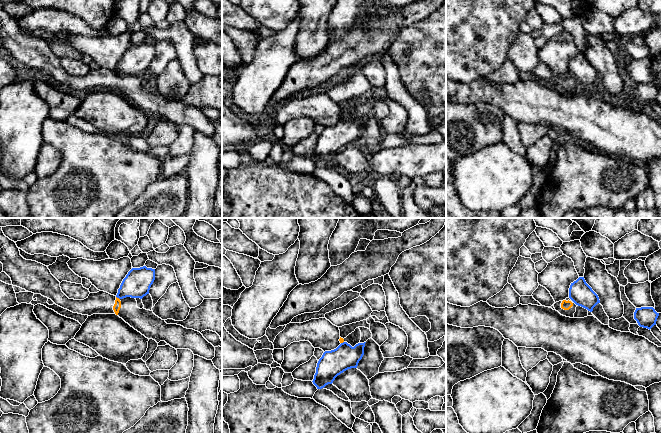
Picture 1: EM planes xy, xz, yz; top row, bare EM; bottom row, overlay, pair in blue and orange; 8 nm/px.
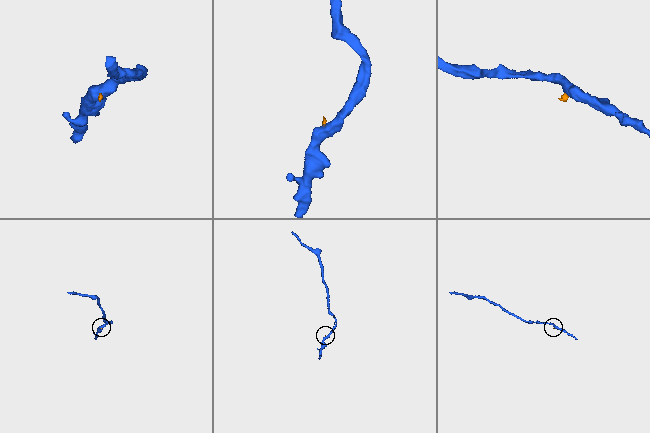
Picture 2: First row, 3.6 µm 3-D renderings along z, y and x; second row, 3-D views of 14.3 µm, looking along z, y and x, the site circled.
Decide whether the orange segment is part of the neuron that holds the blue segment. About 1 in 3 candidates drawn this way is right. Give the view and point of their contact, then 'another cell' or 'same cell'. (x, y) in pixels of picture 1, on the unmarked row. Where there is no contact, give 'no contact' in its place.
meets blue in xy at (118, 73); another cell

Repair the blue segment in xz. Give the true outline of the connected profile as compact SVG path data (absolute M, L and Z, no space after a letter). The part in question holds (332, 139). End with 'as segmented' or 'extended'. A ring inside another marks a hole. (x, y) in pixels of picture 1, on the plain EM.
M343 118L336 125L325 127L317 139L312 157L317 165L332 160L335 154L344 147L357 144L364 131L365 119L358 119L352 123L347 118Z; as segmented

